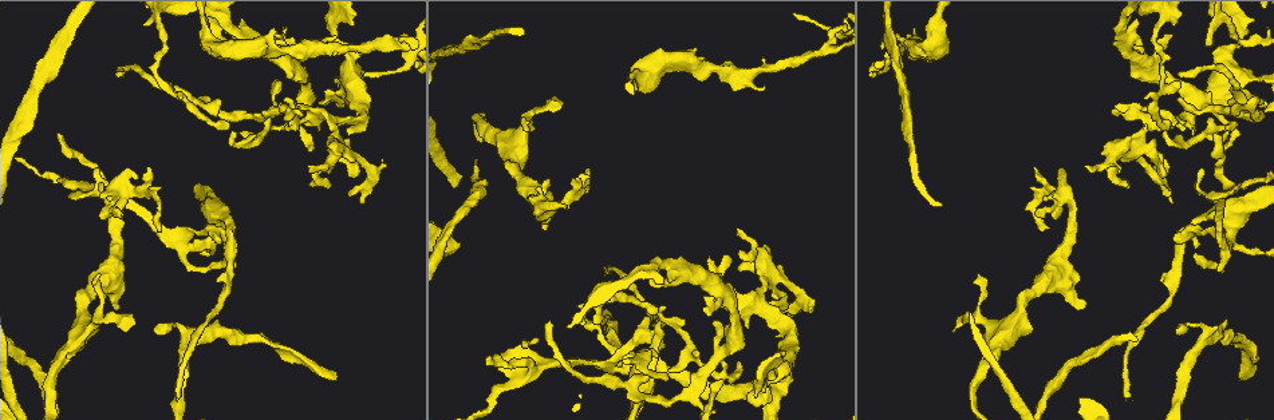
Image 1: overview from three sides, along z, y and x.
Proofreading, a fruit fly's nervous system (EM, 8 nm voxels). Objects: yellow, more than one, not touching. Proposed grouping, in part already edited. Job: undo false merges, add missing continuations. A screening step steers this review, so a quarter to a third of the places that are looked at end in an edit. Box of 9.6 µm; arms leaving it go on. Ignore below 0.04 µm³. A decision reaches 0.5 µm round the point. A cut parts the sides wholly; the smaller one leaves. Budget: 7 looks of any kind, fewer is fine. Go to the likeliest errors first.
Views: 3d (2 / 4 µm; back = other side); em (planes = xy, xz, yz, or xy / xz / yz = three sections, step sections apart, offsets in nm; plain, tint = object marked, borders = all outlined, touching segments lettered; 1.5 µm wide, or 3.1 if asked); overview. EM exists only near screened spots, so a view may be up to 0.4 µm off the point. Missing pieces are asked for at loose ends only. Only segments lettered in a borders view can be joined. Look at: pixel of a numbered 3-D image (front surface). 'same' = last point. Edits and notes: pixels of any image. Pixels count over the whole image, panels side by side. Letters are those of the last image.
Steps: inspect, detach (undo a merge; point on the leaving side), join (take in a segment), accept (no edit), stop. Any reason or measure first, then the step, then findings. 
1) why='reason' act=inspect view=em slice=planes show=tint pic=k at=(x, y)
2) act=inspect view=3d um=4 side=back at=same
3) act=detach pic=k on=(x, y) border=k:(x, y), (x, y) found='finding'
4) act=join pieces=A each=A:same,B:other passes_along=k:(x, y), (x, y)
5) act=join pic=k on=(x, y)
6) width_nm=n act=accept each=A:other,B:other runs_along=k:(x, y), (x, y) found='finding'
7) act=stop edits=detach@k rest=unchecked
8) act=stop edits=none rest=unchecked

why='long arm stops here' act=inspect view=em slice=yz step=8 show=borders pic=1 at=(1241, 380)

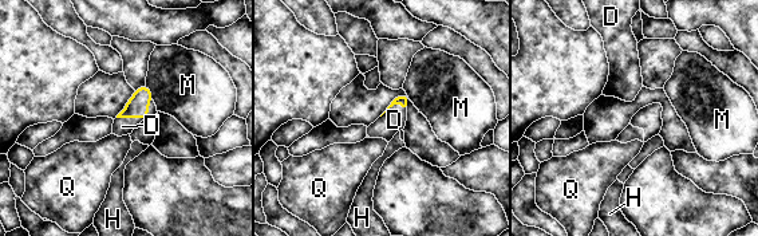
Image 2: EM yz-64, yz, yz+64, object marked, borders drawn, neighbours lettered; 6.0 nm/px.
why='another direction' act=inspect view=em slice=planes show=borders at=same

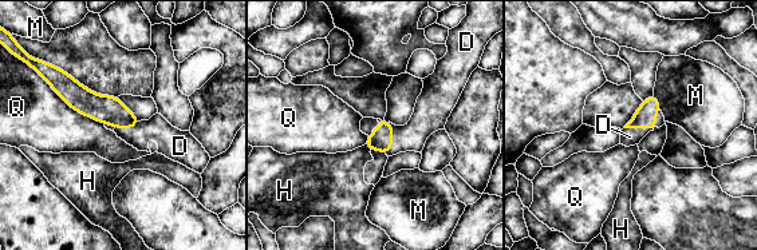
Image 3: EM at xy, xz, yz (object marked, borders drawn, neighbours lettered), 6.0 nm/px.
act=join pieces=D each=D:same,H:other,M:other,Q:other passes_along=3:(381, 141), (391, 138), (428, 118) found='the neuron continues'

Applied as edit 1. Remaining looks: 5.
why='thick turns thin' act=inspect view=em slice=planes show=borders pic=1 at=(634, 80)

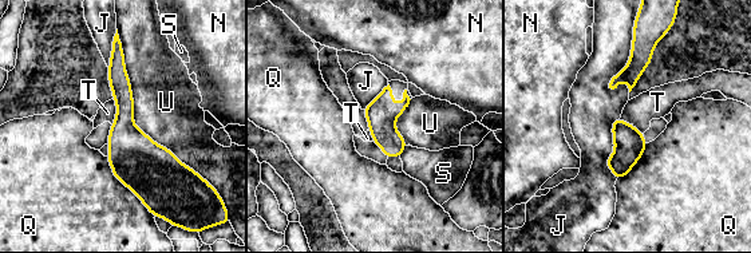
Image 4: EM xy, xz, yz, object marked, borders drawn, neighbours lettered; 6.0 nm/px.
act=accept each=J:other,N:other,Q:other,S:other,T:other,U:other runs_along=4:(115, 51), (154, 206) found='all the same neuron'

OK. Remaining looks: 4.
why='free end' act=inspect view=em slice=xz step=8 show=borders pic=1 at=(332, 36)

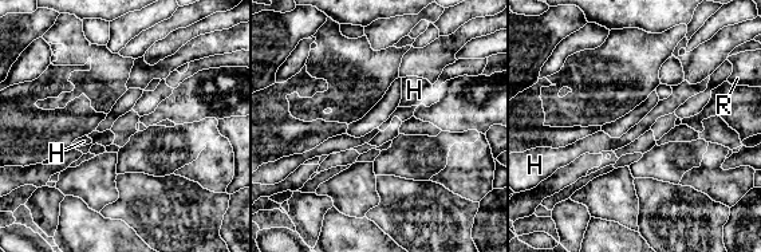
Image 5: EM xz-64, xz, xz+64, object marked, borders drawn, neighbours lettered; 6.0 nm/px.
why='cut it another way' act=inspect view=em slice=planes show=borders at=same

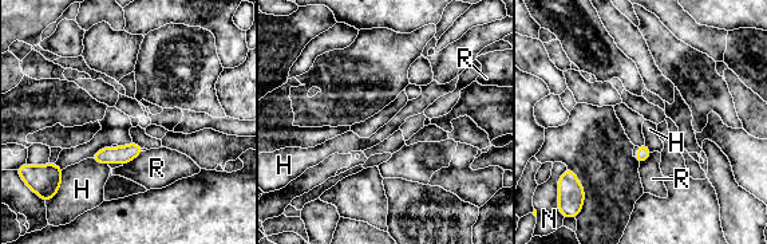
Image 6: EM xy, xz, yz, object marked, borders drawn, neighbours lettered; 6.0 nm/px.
act=accept each=H:other,N:other,R:other border=6:(63, 169), (60, 188), (51, 199) found='no lettered segment goes on from it'

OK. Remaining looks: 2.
act=stop edits=join@3 rest=unchecked

